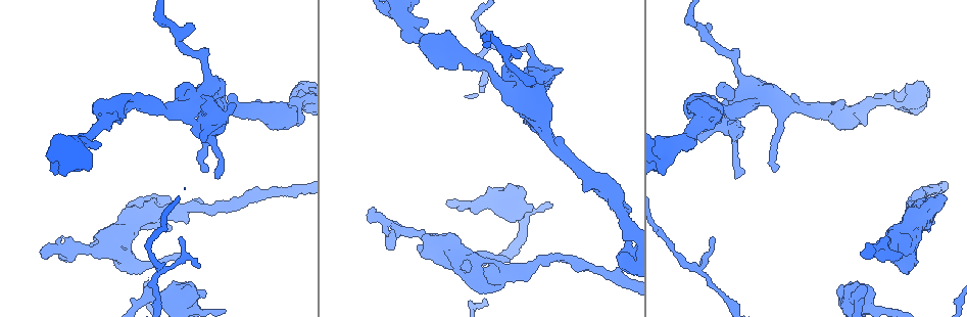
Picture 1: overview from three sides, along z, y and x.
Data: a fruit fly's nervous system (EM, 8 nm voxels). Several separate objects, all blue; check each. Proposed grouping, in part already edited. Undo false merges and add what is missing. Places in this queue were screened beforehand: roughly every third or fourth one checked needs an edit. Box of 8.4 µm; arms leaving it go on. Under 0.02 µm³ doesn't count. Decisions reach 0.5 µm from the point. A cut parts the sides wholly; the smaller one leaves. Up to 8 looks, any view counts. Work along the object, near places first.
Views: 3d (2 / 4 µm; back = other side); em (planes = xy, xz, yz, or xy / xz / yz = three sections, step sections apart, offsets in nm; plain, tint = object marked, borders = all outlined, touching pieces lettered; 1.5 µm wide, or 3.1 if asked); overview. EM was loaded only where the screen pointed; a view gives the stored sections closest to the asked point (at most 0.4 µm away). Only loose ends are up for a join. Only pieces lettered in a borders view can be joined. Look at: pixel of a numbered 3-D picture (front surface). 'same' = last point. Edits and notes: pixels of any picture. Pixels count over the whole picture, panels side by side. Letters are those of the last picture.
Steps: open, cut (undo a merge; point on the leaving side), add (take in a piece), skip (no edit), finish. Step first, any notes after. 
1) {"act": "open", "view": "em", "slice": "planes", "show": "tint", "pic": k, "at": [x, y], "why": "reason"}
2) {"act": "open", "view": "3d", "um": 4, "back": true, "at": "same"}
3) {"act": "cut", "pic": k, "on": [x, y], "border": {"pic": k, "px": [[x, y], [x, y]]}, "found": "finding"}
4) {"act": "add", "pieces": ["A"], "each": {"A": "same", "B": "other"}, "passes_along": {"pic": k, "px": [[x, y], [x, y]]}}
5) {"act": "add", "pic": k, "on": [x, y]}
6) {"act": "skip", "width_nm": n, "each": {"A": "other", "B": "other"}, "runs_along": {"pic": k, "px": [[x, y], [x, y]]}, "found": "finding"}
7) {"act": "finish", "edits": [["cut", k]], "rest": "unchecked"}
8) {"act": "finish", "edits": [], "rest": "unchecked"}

{"act": "open", "view": "3d", "um": 2, "pic": 1, "at": [234, 106], "why": "free end"}

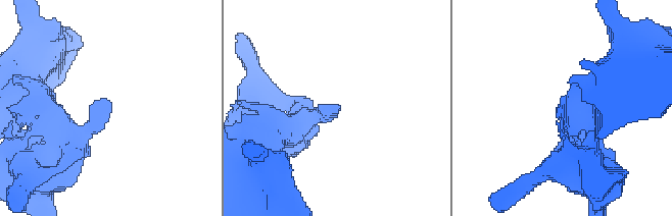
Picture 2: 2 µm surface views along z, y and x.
{"act": "open", "view": "em", "slice": "planes", "show": "borders", "pic": 2, "at": [106, 104], "why": "now the EM"}

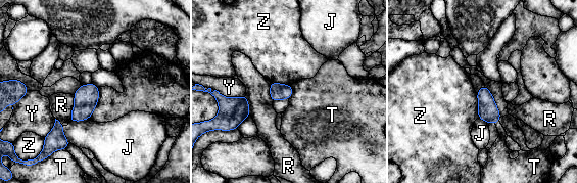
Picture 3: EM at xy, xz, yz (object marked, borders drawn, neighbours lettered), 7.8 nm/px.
{"act": "skip", "each": {"J": "other", "R": "other", "T": "other", "Y": "other", "Z": "other"}, "border": {"pic": 3, "px": [[99, 88], [98, 102], [89, 118]]}, "found": "none of them fits"}

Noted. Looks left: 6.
{"act": "open", "view": "em", "slice": "planes", "show": "borders", "pic": 1, "at": [448, 69], "why": "branch stops here"}

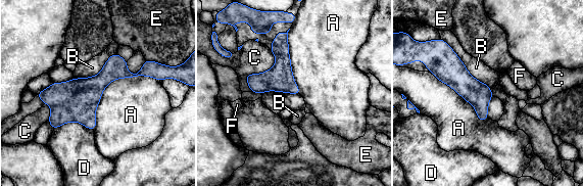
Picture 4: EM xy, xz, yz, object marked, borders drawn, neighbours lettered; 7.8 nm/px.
{"act": "skip", "each": {"A": "other", "B": "other", "C": "other", "D": "other", "E": "other", "F": "other"}, "border": {"pic": 4, "px": [[445, 41], [466, 68], [490, 88]]}, "found": "no lettered piece goes on from it"}

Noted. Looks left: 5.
{"act": "open", "view": "3d", "um": 2, "pic": 1, "at": [217, 175], "why": "tapers out"}

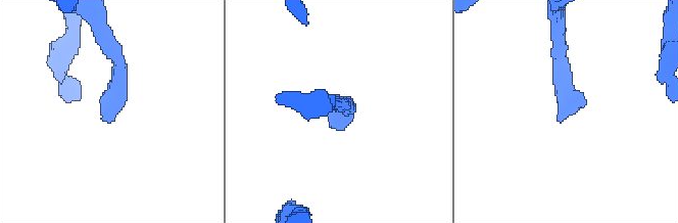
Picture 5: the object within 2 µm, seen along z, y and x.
{"act": "open", "view": "em", "slice": "xz", "step": 4, "show": "tint", "pic": 5, "at": [556, 118], "why": "now the EM"}

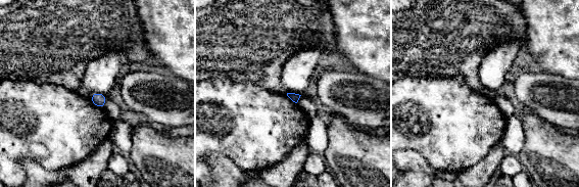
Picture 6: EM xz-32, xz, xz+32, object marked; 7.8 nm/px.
{"act": "open", "view": "em", "slice": "planes", "show": "borders", "at": "same"}

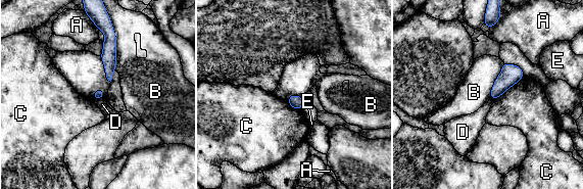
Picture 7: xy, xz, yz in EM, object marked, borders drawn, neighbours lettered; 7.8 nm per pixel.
{"act": "skip", "each": {"A": "other", "B": "other", "C": "other", "D": "other", "E": "other"}, "border": {"pic": 7, "px": [[111, 26], [115, 35], [115, 69]]}, "found": "no lettered piece goes on from it"}

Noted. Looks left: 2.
{"act": "finish", "edits": [], "rest": "unchecked"}

